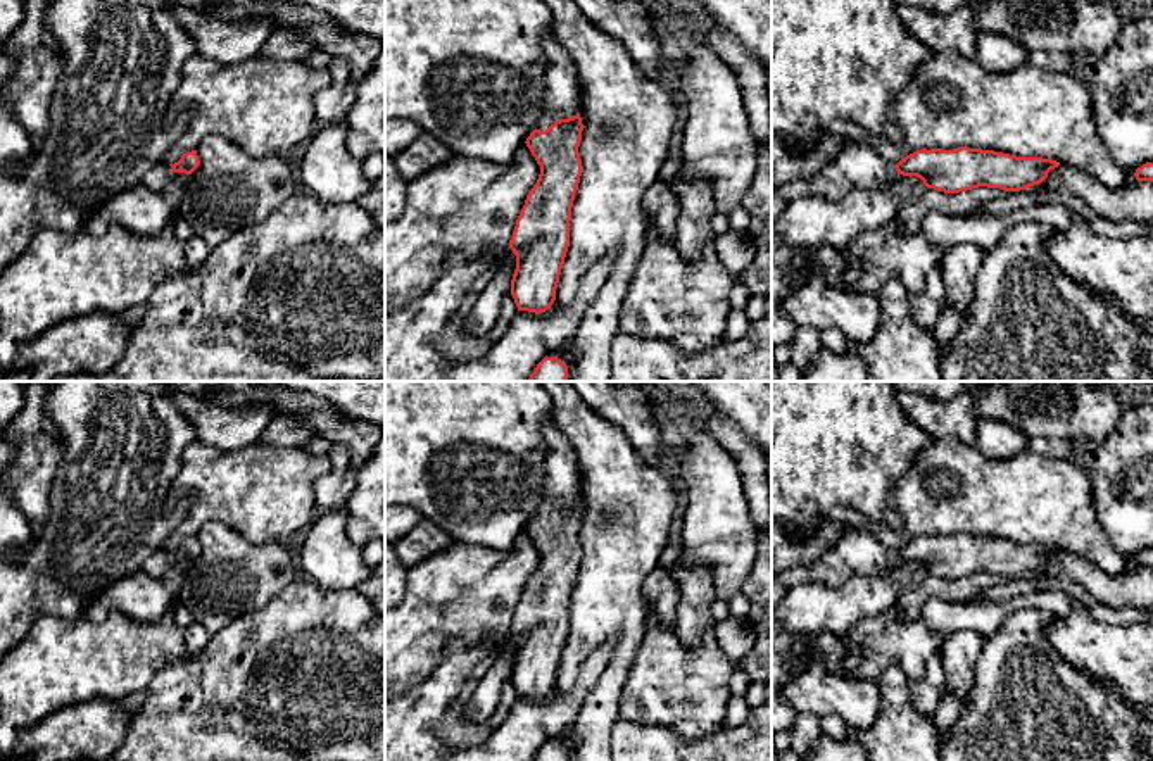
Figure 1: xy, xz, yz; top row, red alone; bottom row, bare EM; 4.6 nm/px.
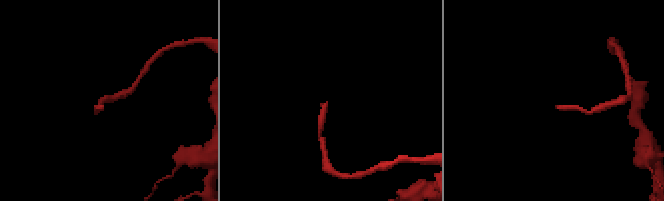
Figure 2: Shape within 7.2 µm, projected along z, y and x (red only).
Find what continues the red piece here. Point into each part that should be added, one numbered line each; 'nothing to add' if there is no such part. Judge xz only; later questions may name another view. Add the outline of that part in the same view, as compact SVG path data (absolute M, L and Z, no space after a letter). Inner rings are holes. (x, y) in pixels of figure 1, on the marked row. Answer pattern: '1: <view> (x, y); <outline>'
1: xz (561, 100); M552 28L542 36L547 59L542 116L535 129L545 131L559 119L568 119L580 110L576 66L556 40Z

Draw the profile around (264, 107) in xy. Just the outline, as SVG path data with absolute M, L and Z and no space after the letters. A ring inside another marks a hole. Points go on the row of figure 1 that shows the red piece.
M193 53L183 64L181 83L167 109L169 117L190 117L183 135L162 155L162 164L178 162L183 154L197 150L198 142L209 135L233 142L252 157L287 157L293 147L304 145L314 135L314 97L330 81L328 69L316 69L302 60L274 62L257 55L223 66Z

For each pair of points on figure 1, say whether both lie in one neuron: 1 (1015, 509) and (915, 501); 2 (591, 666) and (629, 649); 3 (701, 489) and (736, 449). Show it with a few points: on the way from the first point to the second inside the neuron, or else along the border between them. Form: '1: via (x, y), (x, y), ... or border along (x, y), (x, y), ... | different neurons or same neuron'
1: via (991, 509), (939, 509) | same neuron
2: border along (611, 641), (610, 663), (587, 692) | different neurons
3: border along (710, 432), (736, 459), (744, 490) | different neurons

